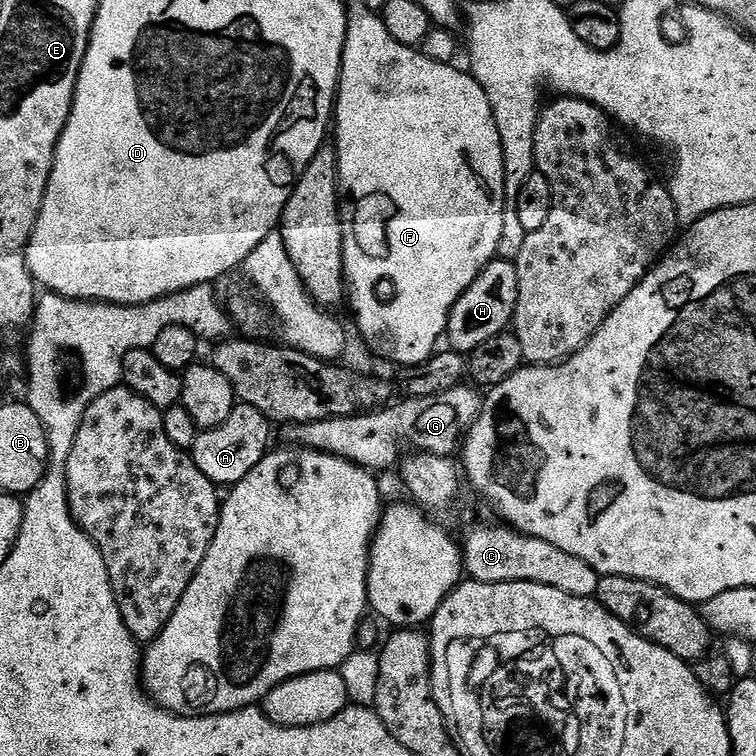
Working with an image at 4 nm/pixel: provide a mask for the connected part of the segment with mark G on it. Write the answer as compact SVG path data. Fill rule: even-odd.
M461 386L433 396L404 398L401 404L395 404L355 416L330 418L309 424L289 424L283 429L284 436L289 445L325 452L349 460L359 468L381 474L387 468L395 469L401 463L404 444L408 450L417 453L428 452L431 456L451 457L452 451L461 447L464 437L480 416L482 396L475 387Z

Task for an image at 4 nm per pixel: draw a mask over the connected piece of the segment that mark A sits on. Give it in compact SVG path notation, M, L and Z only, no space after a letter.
M237 403L235 410L222 422L222 426L205 428L200 433L200 437L194 442L191 450L193 462L210 478L210 482L217 486L231 486L242 482L262 462L262 458L268 455L272 440L273 425L254 406Z

